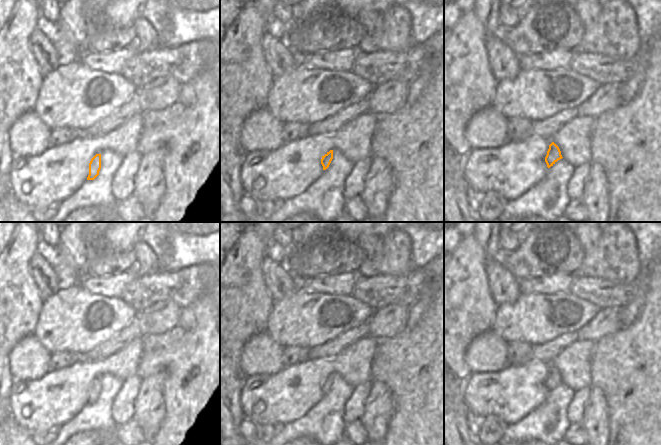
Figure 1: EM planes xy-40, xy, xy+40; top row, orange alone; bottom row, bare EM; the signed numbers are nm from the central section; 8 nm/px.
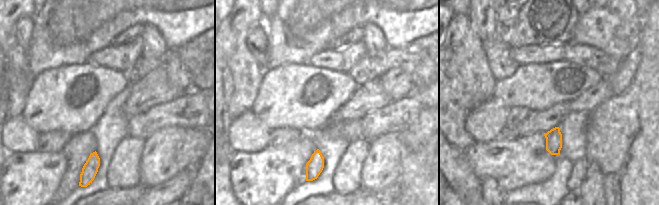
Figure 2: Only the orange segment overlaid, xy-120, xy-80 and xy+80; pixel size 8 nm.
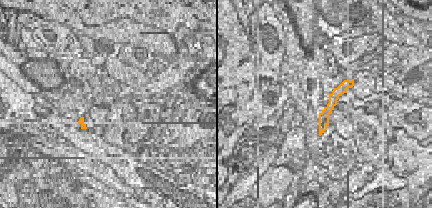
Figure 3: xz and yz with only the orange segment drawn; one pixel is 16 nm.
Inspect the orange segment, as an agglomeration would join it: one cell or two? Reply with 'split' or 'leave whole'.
leave whole

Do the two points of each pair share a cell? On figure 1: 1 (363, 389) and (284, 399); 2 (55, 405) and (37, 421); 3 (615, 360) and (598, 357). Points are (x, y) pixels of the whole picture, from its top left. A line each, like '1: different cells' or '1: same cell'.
1: different cells
2: same cell
3: same cell

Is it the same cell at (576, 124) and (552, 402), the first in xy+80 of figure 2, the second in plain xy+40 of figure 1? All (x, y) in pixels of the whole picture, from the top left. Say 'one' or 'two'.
two

